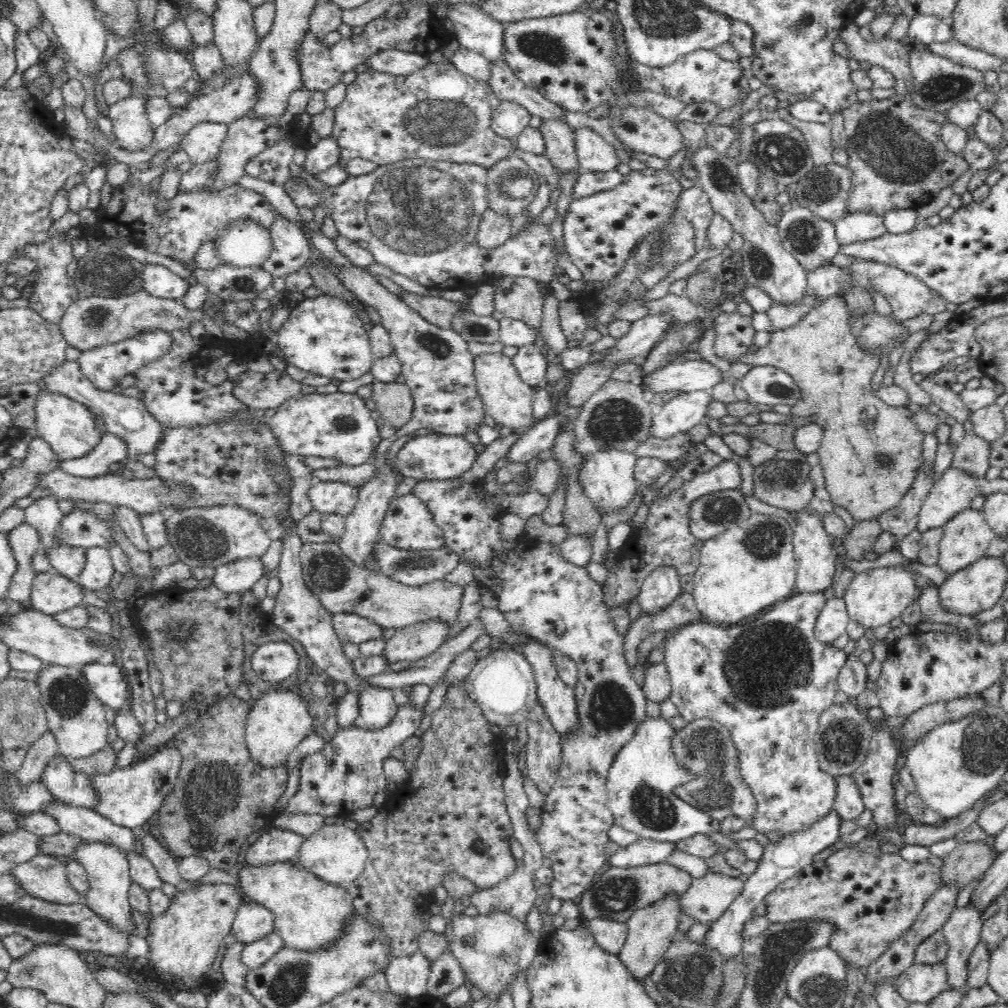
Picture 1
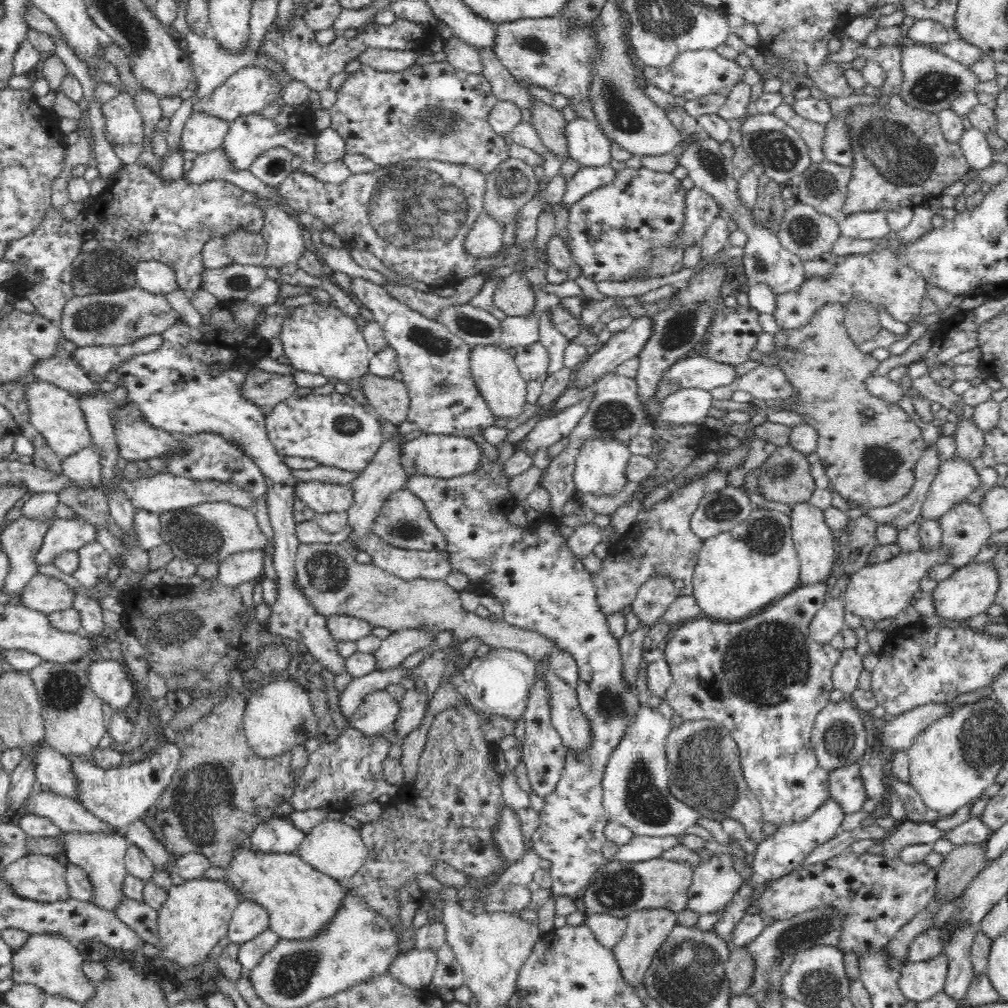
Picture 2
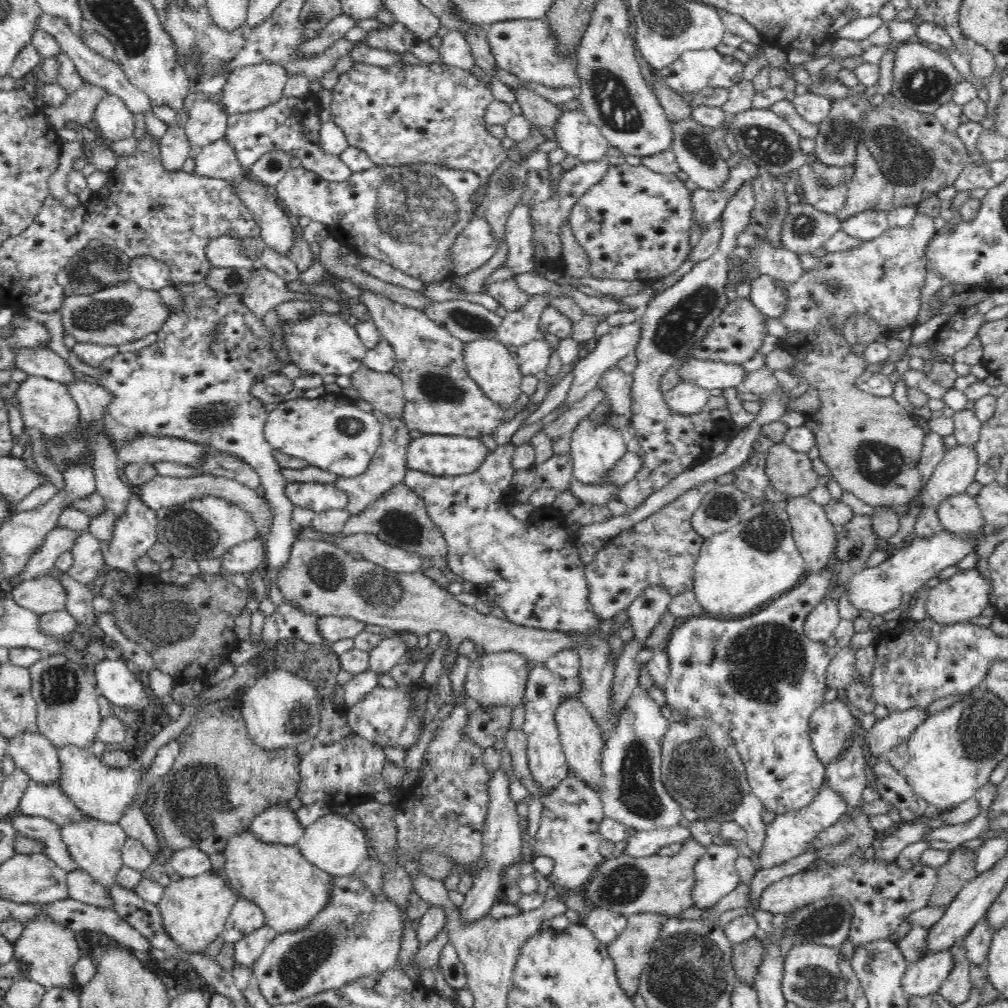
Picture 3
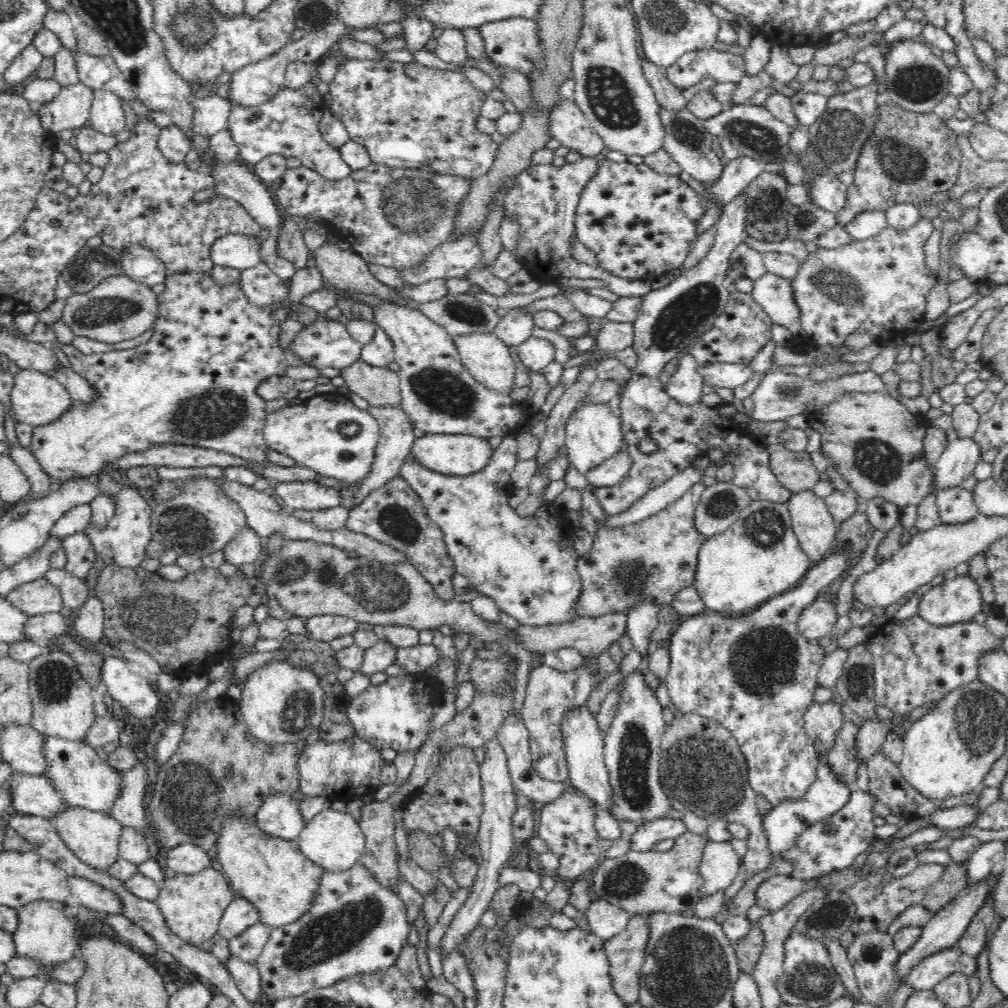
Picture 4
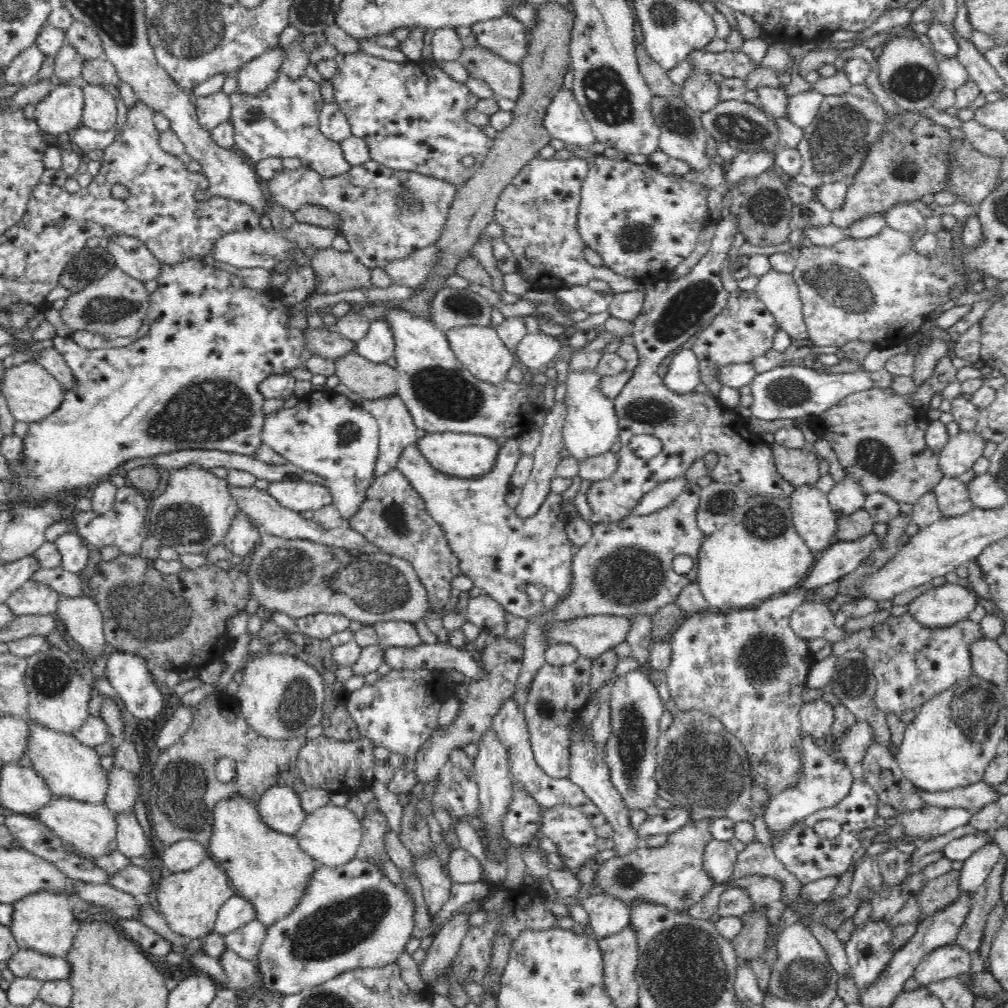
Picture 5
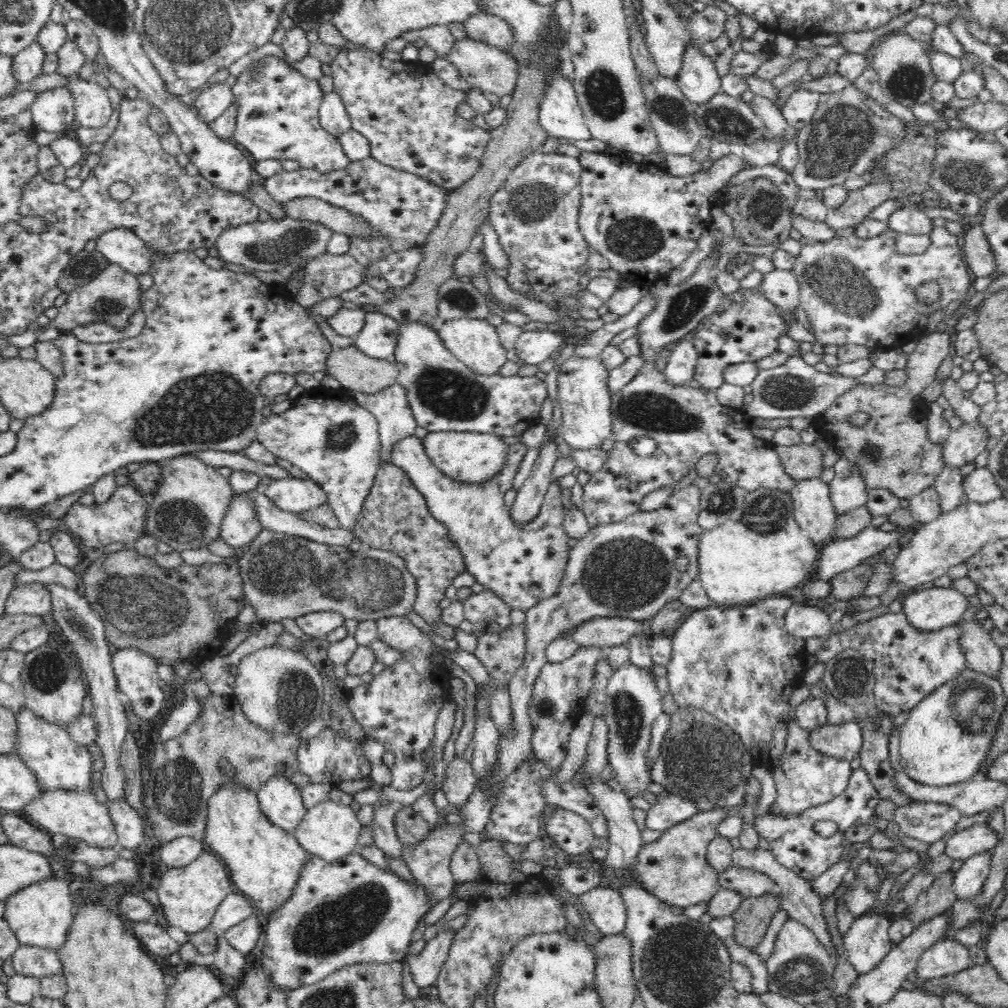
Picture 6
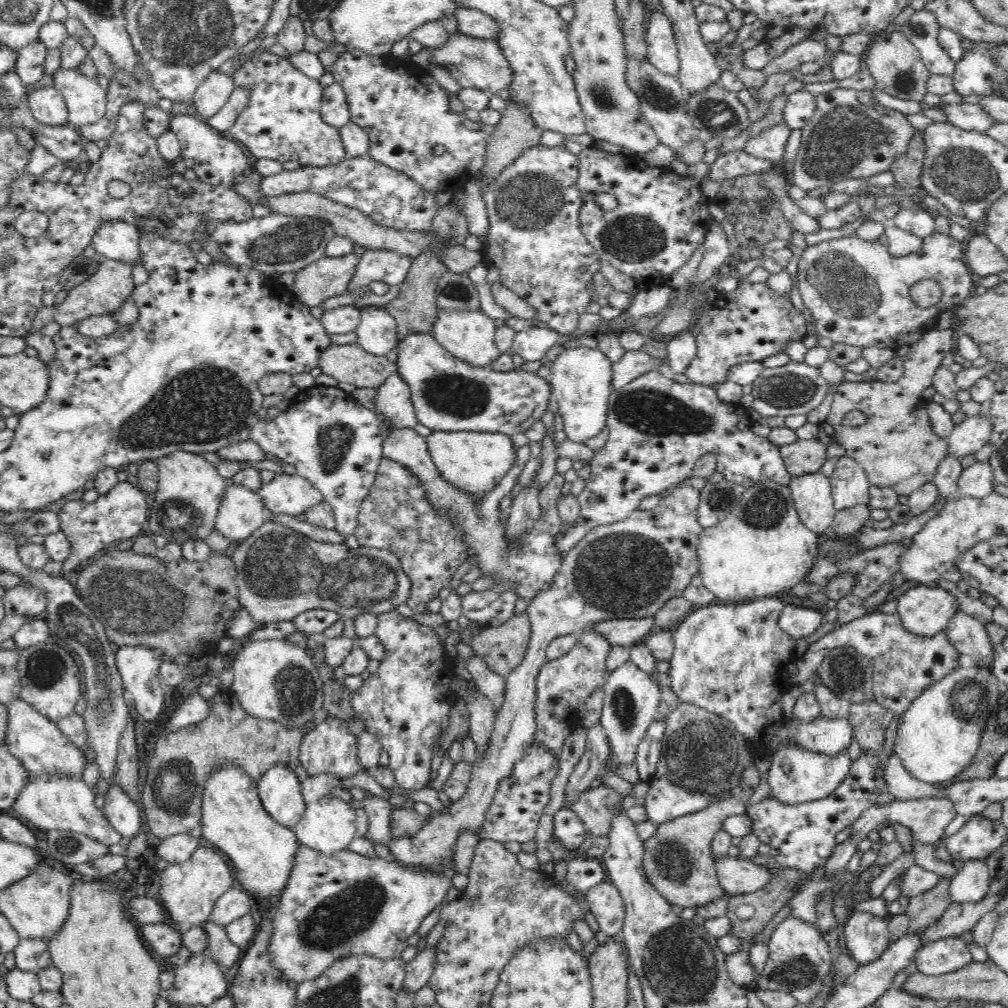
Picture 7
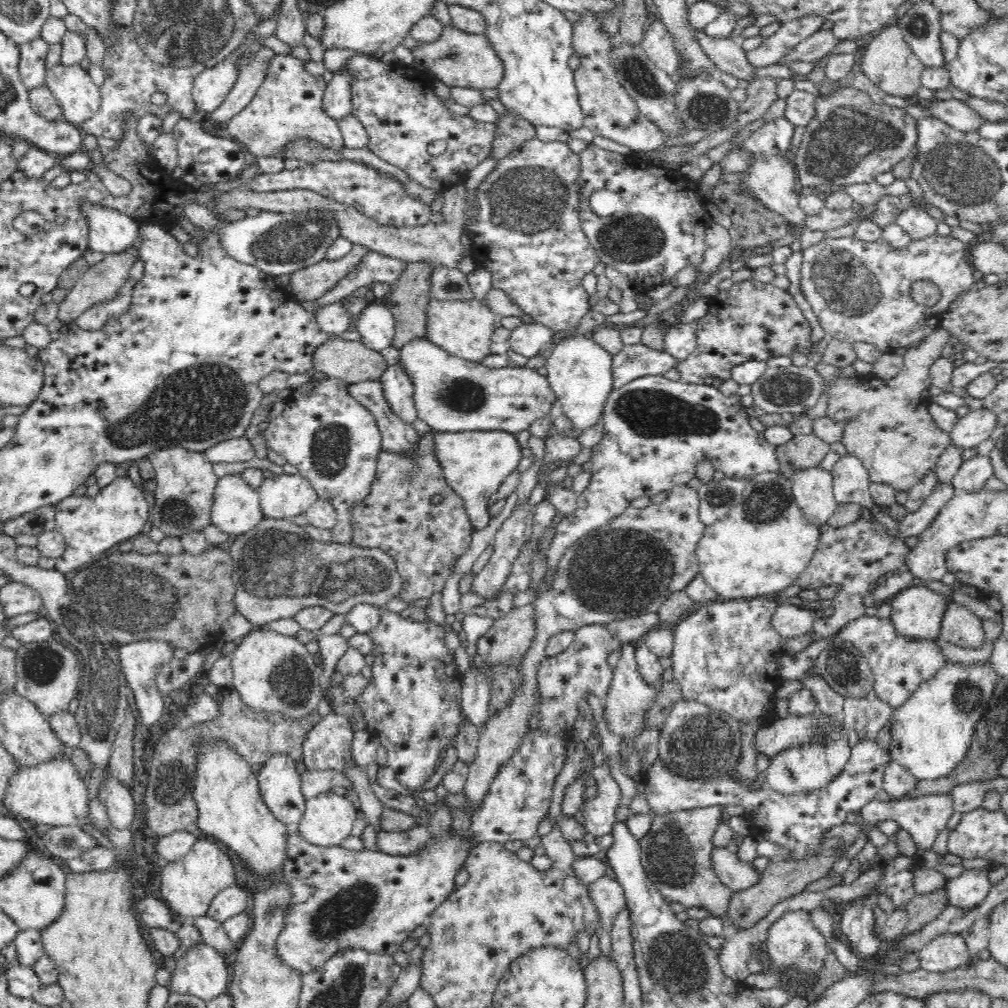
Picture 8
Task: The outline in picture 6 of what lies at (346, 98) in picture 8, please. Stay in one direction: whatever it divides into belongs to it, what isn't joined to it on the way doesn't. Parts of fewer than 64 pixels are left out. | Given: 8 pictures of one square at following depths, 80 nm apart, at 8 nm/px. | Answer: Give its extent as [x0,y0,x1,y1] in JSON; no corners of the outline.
[319,91,351,136]

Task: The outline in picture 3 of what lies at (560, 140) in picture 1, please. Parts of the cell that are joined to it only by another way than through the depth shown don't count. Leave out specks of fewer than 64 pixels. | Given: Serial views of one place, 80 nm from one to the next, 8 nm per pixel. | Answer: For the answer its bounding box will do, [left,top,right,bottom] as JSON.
[514,83,562,140]

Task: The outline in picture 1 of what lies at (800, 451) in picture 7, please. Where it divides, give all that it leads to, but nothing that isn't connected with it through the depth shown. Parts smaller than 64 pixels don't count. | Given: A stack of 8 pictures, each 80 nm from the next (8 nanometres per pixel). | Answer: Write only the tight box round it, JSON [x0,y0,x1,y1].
[753,450,814,512]

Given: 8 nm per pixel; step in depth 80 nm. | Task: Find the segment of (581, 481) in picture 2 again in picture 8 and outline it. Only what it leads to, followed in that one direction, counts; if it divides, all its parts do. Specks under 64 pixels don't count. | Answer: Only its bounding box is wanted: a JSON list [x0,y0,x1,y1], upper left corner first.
[545,336,613,436]

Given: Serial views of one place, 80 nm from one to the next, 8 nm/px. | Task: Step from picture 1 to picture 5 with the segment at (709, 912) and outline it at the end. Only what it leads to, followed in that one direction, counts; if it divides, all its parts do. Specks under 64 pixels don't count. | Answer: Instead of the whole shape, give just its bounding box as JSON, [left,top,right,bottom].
[703,841,738,884]

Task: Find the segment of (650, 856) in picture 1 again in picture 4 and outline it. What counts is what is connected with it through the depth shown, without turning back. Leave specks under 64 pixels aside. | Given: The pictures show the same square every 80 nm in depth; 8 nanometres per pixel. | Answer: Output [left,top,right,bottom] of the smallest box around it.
[631,819,687,852]

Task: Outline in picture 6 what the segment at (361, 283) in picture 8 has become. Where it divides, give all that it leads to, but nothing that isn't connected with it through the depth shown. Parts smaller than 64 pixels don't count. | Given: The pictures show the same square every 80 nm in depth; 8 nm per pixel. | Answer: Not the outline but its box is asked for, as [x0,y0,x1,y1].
[365,246,422,290]

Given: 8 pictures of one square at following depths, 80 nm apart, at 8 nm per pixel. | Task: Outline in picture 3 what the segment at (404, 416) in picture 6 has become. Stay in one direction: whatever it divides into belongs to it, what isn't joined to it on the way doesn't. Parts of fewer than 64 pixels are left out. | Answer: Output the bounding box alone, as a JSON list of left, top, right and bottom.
[332,411,412,516]

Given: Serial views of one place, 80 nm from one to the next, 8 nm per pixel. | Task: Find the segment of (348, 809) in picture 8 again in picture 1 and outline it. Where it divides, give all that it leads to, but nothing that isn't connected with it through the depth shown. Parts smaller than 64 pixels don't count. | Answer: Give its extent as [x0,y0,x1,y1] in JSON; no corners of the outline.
[296,820,369,886]

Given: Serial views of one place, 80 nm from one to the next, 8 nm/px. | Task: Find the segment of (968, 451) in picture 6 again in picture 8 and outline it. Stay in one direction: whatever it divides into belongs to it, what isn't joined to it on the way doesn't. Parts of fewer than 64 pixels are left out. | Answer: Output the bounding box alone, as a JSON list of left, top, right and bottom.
[949,409,997,450]

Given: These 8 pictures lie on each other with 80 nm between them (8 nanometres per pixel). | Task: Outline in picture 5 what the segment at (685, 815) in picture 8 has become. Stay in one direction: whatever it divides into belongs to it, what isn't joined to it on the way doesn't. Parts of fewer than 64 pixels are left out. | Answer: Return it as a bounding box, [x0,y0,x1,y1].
[595,819,716,910]

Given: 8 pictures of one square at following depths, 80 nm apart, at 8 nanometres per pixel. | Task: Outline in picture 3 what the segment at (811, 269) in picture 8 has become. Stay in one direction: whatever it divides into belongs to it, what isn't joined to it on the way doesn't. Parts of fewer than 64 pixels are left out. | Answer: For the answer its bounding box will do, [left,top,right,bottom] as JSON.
[779,212,938,337]

